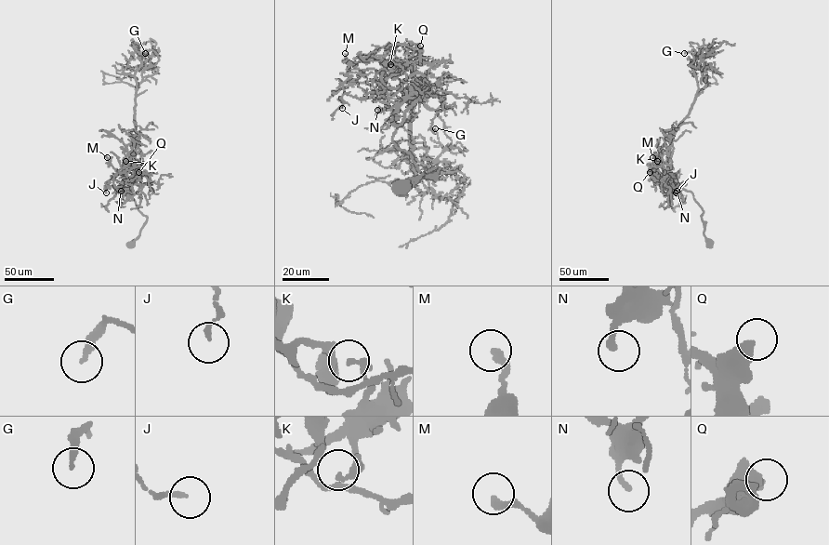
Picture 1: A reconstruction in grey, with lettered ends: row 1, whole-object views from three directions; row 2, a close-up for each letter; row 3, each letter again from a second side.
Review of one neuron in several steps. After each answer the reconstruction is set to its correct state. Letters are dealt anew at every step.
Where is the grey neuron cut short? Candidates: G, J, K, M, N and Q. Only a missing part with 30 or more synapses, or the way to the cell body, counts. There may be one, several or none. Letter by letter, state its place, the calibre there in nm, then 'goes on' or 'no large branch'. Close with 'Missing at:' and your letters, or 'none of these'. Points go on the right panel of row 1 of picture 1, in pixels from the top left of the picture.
G: (684, 53) | 240 nm | no large branch
J: (676, 192) | 150 nm | no large branch
K: (657, 161) | 140 nm | no large branch
M: (652, 157) | 280 nm | no large branch
N: (677, 191) | 200 nm | no large branch
Q: (650, 172) | 480 nm | no large branch
Missing at: none of these

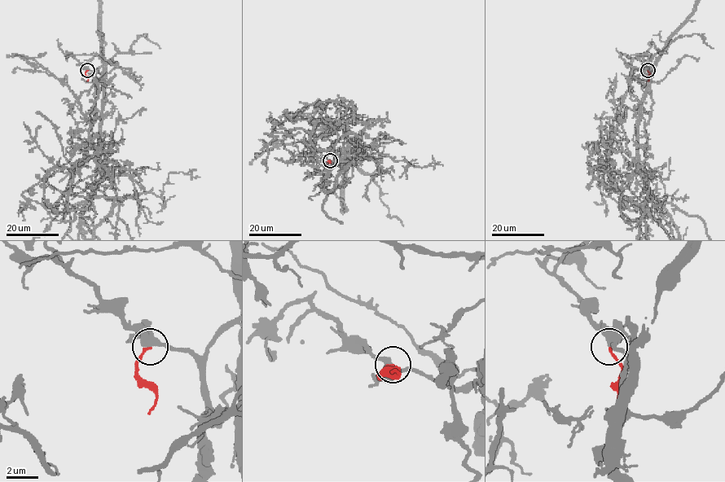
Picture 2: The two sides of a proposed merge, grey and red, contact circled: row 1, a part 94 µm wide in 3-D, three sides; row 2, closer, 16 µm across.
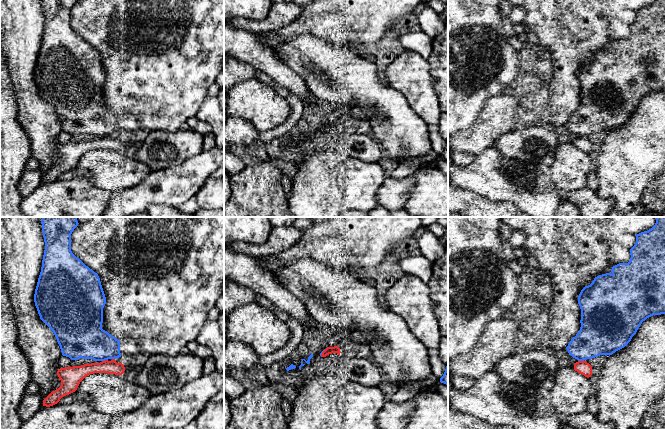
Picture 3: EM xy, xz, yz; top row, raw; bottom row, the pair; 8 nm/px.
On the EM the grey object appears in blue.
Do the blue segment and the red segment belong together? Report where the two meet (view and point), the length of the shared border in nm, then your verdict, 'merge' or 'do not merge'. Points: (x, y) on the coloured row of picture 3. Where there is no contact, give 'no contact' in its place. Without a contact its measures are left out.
xy (104, 360) | 50 nm | do not merge

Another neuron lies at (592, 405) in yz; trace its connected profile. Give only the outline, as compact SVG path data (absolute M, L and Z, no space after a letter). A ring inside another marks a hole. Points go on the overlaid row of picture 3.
M592 393L587 402L587 411L593 415L597 415L598 413L598 400L594 393Z

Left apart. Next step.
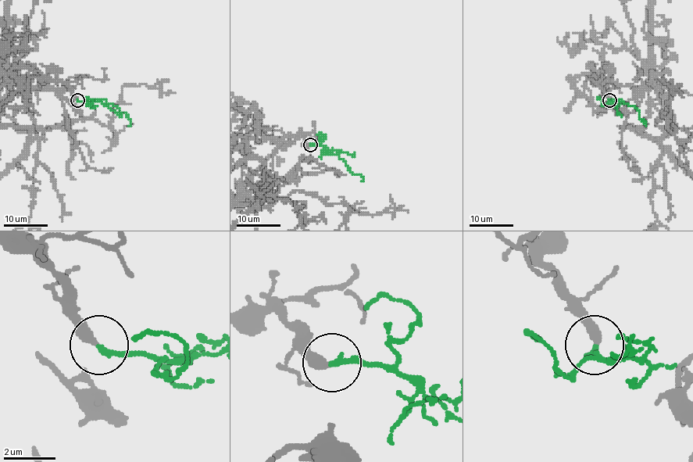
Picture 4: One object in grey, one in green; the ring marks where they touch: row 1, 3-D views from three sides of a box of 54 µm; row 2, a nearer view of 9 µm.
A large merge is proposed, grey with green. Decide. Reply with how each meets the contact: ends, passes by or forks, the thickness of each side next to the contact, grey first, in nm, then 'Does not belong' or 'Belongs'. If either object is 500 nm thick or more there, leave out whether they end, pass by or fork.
At the ring grey ends. At the ring green ends. Thickness 400 nm (grey) against 220 nm. Belongs

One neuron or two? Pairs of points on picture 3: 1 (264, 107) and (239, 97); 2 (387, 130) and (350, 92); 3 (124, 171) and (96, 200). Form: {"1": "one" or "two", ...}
{"1": "one", "2": "one", "3": "two"}

